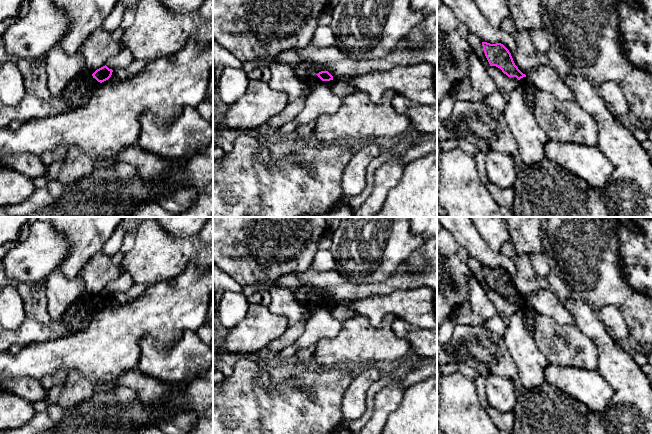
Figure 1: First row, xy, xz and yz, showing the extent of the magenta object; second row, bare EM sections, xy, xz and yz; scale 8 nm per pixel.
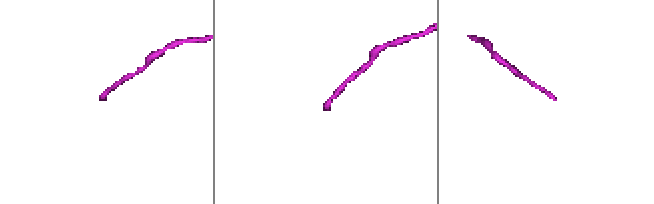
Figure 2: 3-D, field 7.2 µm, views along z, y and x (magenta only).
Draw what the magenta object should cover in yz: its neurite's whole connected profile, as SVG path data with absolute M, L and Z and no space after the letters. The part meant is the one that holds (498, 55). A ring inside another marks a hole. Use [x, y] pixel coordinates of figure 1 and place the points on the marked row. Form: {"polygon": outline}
{"polygon": "M482 42L482 46L490 66L496 66L508 77L516 77L519 80L519 86L522 89L525 102L532 111L537 89L515 65L509 50L501 43L490 44Z"}

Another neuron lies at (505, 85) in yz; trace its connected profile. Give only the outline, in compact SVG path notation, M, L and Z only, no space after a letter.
M489 66L487 72L503 96L508 97L519 86L519 80L516 77L508 77L496 66Z

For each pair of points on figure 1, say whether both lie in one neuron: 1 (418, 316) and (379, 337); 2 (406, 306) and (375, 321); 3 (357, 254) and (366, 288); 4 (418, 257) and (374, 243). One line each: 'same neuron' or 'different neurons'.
1: different neurons
2: same neuron
3: different neurons
4: different neurons

